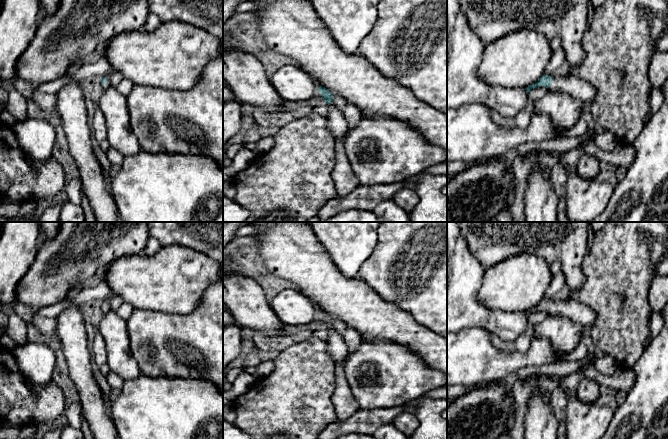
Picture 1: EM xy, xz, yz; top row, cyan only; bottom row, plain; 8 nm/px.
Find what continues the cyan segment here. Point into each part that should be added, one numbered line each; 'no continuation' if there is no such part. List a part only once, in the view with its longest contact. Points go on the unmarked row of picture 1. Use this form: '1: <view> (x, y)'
1: yz (578, 312)

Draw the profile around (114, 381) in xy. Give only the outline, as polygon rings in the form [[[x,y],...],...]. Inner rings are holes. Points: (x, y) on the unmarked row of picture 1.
[[[110,371],[105,378],[111,388],[121,389],[124,384],[124,380],[112,371]]]

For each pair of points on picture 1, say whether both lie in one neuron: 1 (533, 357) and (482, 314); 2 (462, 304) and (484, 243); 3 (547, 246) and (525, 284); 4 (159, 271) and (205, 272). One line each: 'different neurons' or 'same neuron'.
1: different neurons
2: different neurons
3: different neurons
4: same neuron

